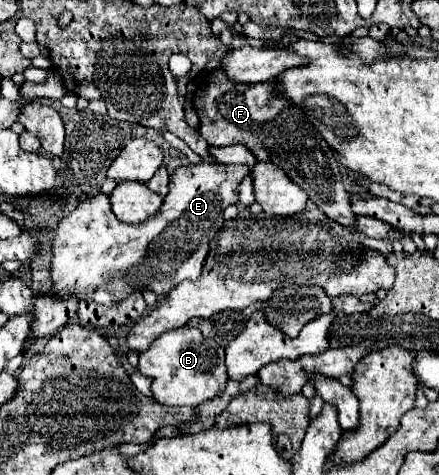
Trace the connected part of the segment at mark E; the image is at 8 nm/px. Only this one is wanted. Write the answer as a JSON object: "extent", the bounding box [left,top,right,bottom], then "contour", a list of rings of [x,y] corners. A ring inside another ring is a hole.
{"extent":[49,161,249,307],"contour":[[[207,161],[201,165],[179,167],[169,173],[169,193],[163,209],[143,225],[127,225],[117,221],[111,211],[109,195],[105,193],[97,193],[95,197],[81,201],[67,217],[59,221],[57,229],[53,231],[49,293],[59,297],[59,301],[91,299],[99,305],[113,307],[135,291],[153,291],[159,299],[163,299],[181,281],[197,281],[209,255],[209,243],[223,225],[223,211],[225,207],[237,203],[239,183],[245,175],[249,175],[249,167],[245,165],[229,165],[229,171]]]}

